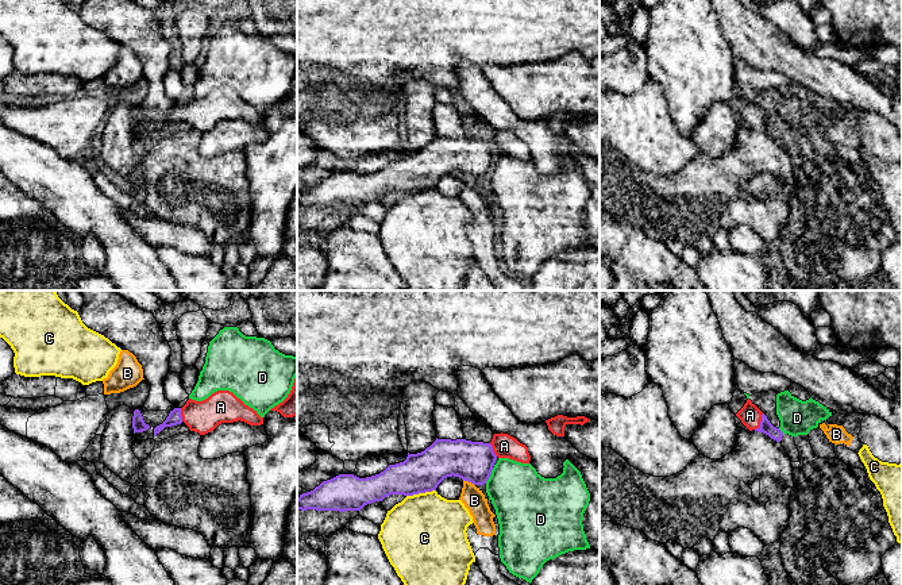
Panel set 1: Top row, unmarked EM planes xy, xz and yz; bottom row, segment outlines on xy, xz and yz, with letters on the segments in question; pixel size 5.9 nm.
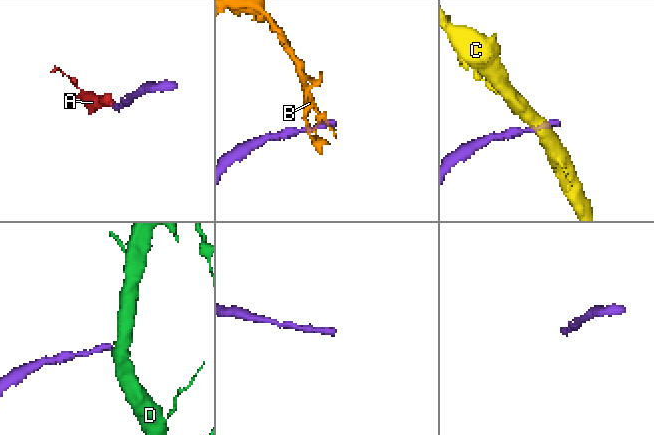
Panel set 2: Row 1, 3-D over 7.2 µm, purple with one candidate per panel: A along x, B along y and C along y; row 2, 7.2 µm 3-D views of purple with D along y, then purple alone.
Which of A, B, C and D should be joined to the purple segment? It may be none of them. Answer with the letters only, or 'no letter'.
A

